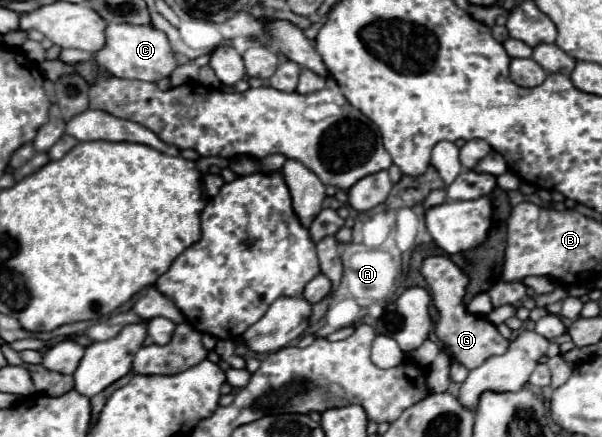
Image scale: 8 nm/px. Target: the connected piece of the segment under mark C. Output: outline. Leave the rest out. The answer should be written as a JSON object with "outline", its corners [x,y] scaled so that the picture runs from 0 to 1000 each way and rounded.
{"outline":[[[181,53],[174,66],[174,103],[161,121],[154,121],[154,130],[164,153],[178,158],[191,176],[251,190],[281,176],[294,153],[294,130],[271,71],[257,62],[224,62],[214,53]]]}

